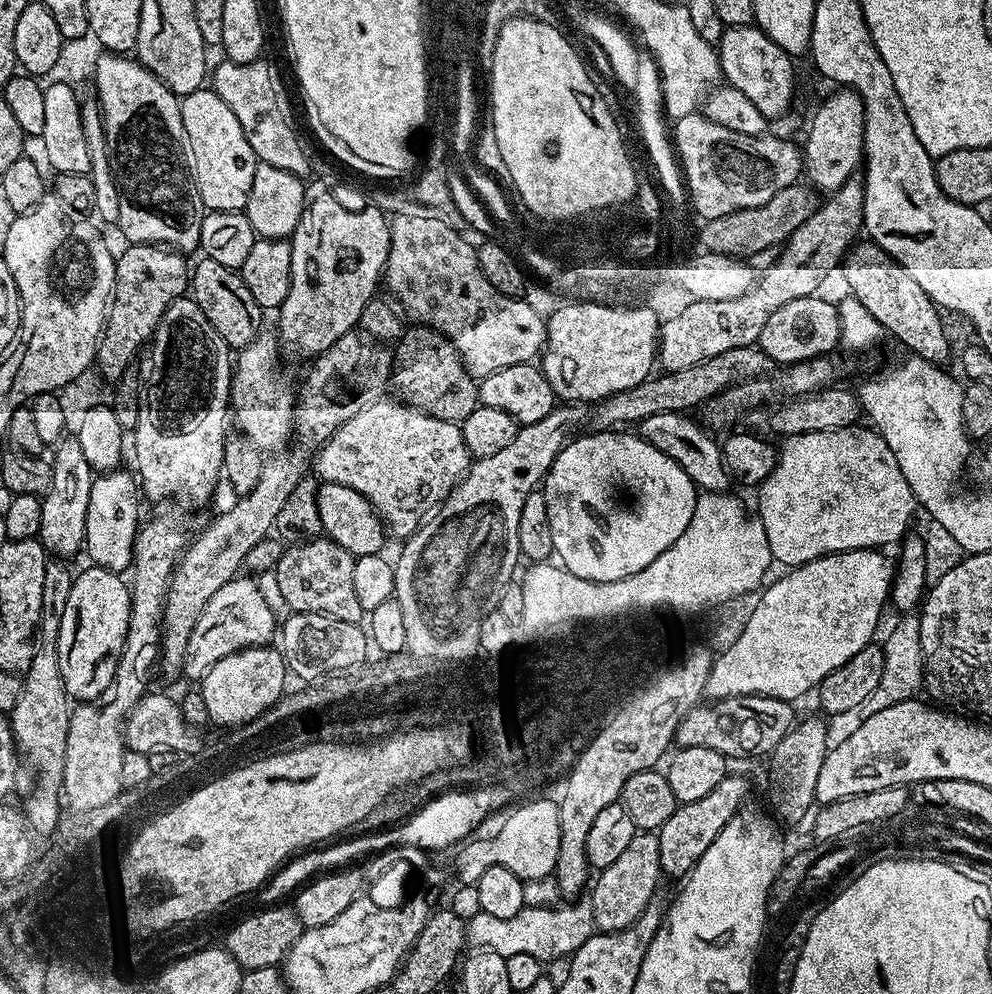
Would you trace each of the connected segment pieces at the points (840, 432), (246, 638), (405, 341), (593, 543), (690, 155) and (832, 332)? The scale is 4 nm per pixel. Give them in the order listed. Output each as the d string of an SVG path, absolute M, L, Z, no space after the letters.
M868 426L860 427L798 434L787 437L779 445L770 478L758 486L758 518L766 530L766 542L770 542L770 554L777 565L799 566L820 556L849 552L855 548L876 550L884 546L880 544L895 545L903 541L909 531L912 511L917 511L918 505L906 478L902 478L902 466L898 466L890 446L886 446L879 432Z
M237 574L228 580L206 602L206 610L202 610L202 618L198 618L198 626L190 634L188 652L184 656L183 675L189 676L192 682L199 681L214 662L223 656L241 652L247 648L262 648L273 643L278 632L278 618L271 612L262 598L257 581L251 576Z
M412 326L395 341L391 349L392 370L390 384L396 387L395 395L409 408L425 412L439 420L460 423L479 407L479 385L463 371L460 355L452 343L440 332L427 326Z
M631 431L577 435L564 445L542 481L546 510L550 514L550 530L554 533L554 553L558 560L560 556L559 563L570 574L593 580L596 584L618 582L650 566L658 554L682 538L682 530L686 530L690 518L694 518L698 495L696 483L682 466L678 466L678 462L674 462L674 458L666 458L666 454L650 446L643 435L631 436L628 432Z
M699 111L675 121L674 151L686 181L687 194L691 207L697 217L704 220L722 218L722 214L734 214L743 208L762 206L774 198L778 190L797 183L802 176L802 152L788 140L779 140L773 134L762 136L747 136L734 130L726 130L726 126L718 126L712 120L707 120Z
M817 294L806 298L794 298L794 302L786 302L782 310L775 312L766 322L758 341L758 346L765 352L773 365L787 366L800 364L803 360L815 360L827 357L828 352L841 347L840 343L840 310L835 303L823 300Z

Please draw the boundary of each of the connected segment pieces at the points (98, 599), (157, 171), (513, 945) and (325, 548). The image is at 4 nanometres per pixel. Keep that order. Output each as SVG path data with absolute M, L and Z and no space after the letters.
M87 566L71 577L70 594L66 598L66 610L62 610L62 626L58 626L58 666L62 670L62 682L69 697L76 702L96 702L104 691L116 682L116 671L124 653L124 643L128 638L132 594L129 585L124 585L124 576L105 568Z
M124 54L101 55L96 67L95 84L100 91L98 103L104 118L106 142L110 145L112 171L116 174L116 224L125 241L128 244L159 244L184 254L195 253L200 243L200 227L206 209L190 171L186 130L182 126L181 97L175 96L153 72L146 71L139 60Z
M555 875L537 880L526 880L522 886L522 898L525 908L514 918L493 918L492 915L480 912L466 922L466 936L476 946L486 946L487 951L497 952L503 956L510 954L534 954L541 962L549 962L555 956L571 957L572 953L594 935L592 922L592 905L564 902L560 909L548 908L561 897L556 886Z
M326 536L298 543L283 552L272 570L290 610L326 613L339 621L361 625L366 614L354 593L355 557Z

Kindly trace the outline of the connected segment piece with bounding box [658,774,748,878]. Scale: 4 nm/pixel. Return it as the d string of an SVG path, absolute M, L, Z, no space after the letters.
M729 774L710 790L710 794L705 794L698 798L698 802L680 804L670 818L658 829L658 858L660 859L660 870L665 877L680 876L687 877L692 867L710 850L710 842L722 834L722 826L734 818L734 814L745 807L748 796L748 780L744 776Z

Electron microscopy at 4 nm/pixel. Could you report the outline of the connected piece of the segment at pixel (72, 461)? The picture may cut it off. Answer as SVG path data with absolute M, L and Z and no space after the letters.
M75 438L61 440L59 444L55 445L53 452L56 453L50 456L50 463L52 473L54 474L54 482L50 486L48 493L40 501L40 505L42 506L42 526L40 527L38 539L53 557L55 557L54 555L72 556L76 551L81 551L84 548L86 510L90 506L90 490L92 489L94 473L90 462L86 462L86 458L82 455L82 446L78 446Z

